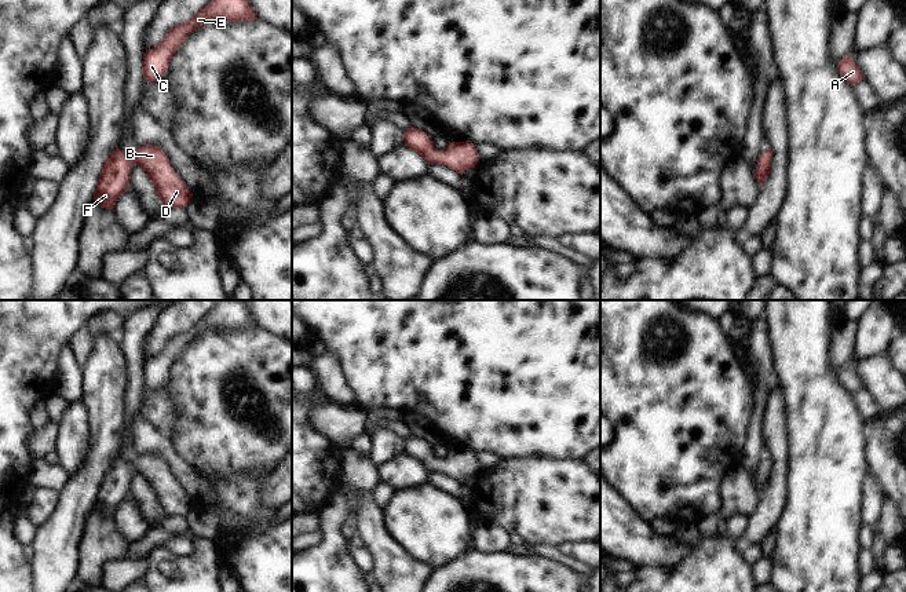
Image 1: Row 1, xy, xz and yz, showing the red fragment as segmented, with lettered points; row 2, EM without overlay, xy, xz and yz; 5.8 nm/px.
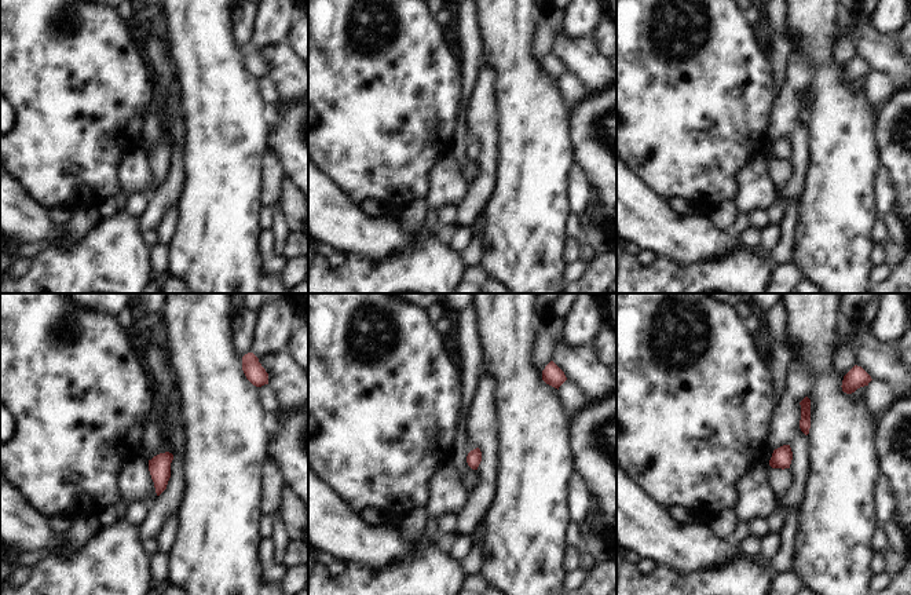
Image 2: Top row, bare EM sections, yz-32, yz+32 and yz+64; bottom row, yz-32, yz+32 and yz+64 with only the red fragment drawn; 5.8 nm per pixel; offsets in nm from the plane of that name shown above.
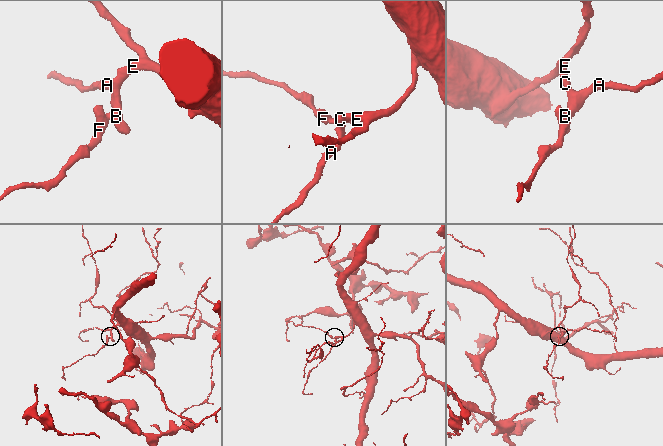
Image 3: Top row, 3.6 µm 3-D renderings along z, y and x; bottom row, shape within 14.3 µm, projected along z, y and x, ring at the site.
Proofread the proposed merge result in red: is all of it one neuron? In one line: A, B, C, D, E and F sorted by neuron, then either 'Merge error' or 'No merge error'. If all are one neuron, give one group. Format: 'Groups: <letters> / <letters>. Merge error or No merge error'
Groups: A B C D E F. No merge error.

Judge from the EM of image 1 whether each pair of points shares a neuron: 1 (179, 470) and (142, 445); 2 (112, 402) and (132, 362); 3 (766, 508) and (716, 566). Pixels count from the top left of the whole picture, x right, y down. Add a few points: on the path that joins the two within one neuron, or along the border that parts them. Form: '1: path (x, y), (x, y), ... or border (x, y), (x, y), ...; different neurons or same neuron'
1: path (172, 460), (157, 445), (152, 445); same neuron
2: border (119, 342), (119, 350), (125, 362), (124, 405); different neurons
3: border (734, 543), (734, 548), (742, 556); different neurons

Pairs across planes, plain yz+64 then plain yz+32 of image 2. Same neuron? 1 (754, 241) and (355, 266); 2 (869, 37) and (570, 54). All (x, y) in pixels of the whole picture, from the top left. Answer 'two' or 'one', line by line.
1: two
2: one

